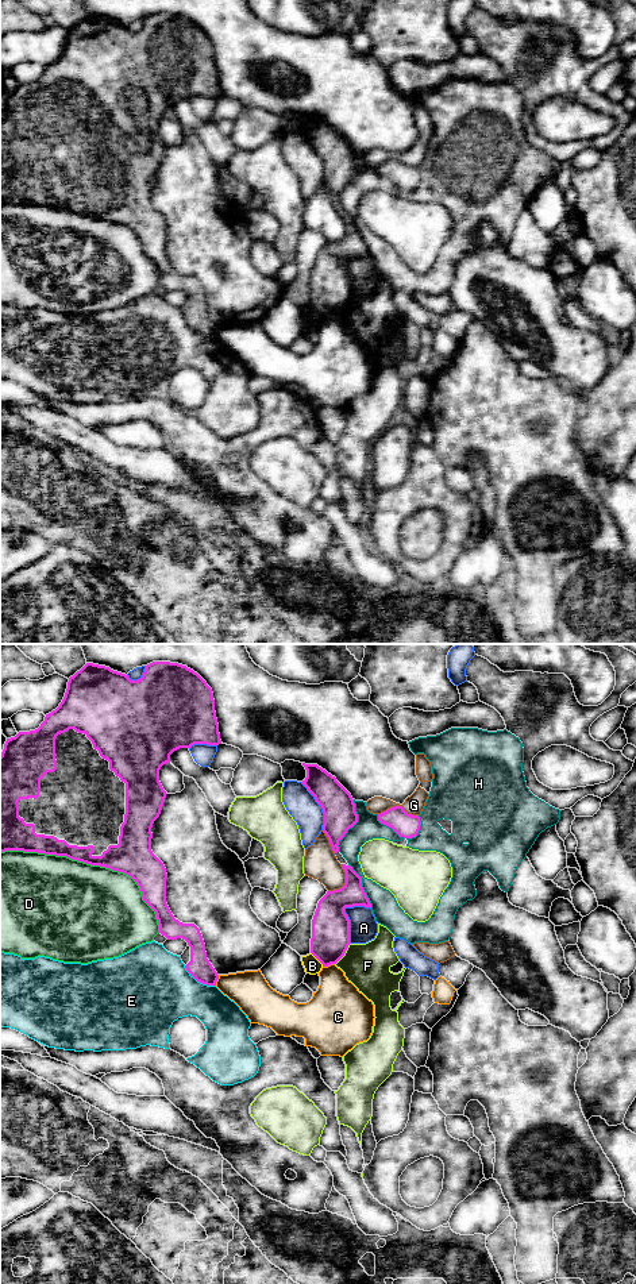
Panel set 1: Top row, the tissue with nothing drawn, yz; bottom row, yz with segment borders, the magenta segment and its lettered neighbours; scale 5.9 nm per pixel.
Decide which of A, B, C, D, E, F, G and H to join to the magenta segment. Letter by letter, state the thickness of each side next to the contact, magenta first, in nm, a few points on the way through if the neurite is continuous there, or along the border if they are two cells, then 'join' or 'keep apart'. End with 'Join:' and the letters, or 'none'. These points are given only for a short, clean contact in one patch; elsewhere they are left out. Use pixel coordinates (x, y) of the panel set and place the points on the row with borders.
A: calibres 220 and 170 nm; keep apart
B: calibres 220 and 100 nm; border yz (311, 952), (323, 966); keep apart
C: calibres 220 and 300 nm; keep apart
D: calibres 220 and 500 nm; keep apart
E: calibres 140 and 420 nm; keep apart
F: calibres 220 and 280 nm; keep apart
G: calibres 150 and 120 nm; keep apart
H: calibres 190 and 140 nm; keep apart
Join: none

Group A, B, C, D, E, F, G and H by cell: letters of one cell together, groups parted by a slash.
A / B / C / D / E / F / G / H

